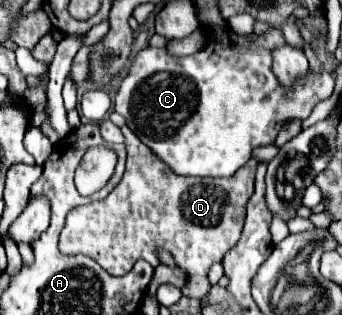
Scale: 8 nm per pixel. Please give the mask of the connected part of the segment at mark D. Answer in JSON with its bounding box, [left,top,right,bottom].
[59,131,259,299]

